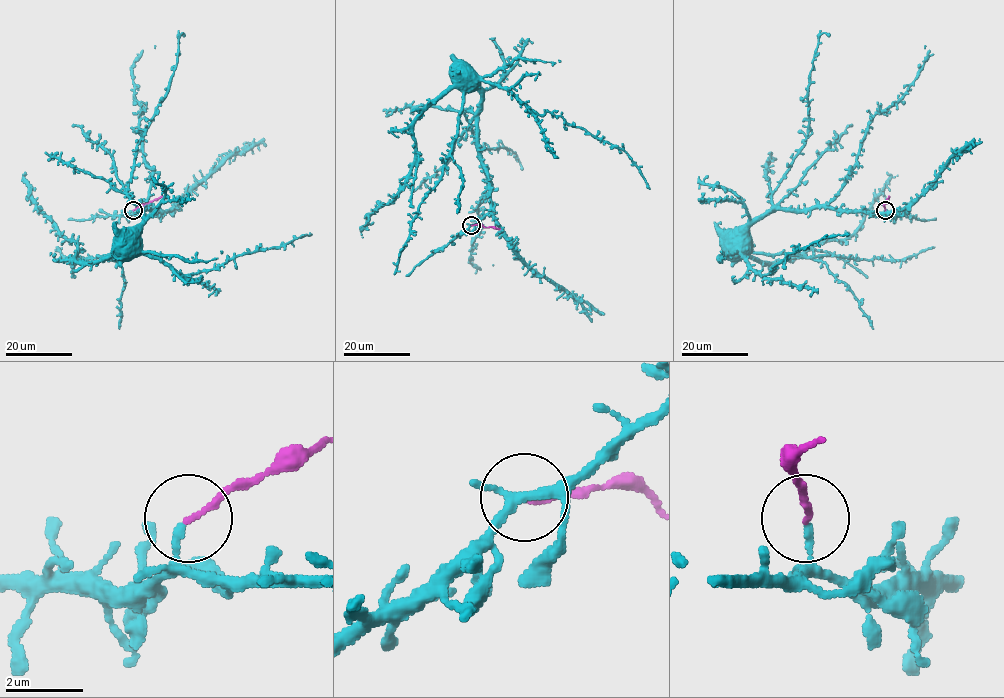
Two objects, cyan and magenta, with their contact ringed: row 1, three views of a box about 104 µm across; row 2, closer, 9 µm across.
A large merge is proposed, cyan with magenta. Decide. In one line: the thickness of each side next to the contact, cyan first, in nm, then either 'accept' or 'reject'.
170 nm thick on the cyan side, 140 nm on the other; reject

